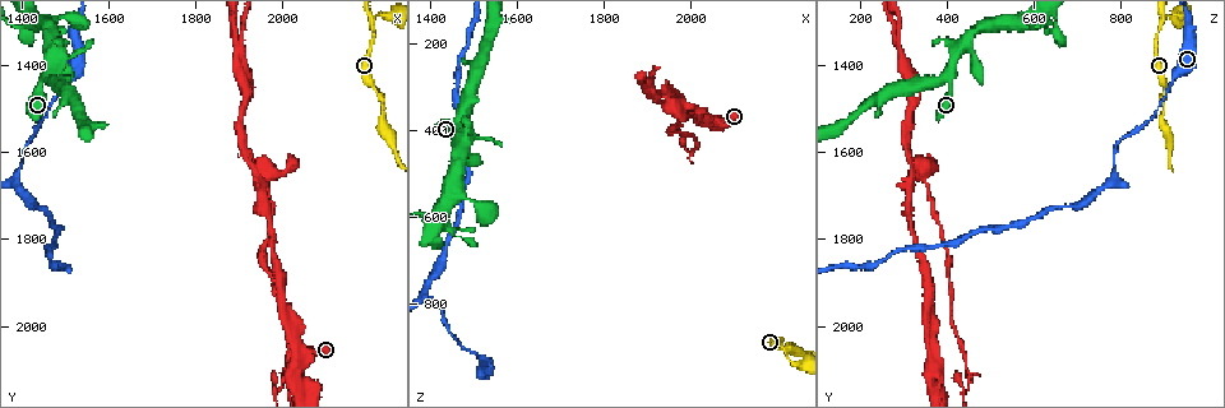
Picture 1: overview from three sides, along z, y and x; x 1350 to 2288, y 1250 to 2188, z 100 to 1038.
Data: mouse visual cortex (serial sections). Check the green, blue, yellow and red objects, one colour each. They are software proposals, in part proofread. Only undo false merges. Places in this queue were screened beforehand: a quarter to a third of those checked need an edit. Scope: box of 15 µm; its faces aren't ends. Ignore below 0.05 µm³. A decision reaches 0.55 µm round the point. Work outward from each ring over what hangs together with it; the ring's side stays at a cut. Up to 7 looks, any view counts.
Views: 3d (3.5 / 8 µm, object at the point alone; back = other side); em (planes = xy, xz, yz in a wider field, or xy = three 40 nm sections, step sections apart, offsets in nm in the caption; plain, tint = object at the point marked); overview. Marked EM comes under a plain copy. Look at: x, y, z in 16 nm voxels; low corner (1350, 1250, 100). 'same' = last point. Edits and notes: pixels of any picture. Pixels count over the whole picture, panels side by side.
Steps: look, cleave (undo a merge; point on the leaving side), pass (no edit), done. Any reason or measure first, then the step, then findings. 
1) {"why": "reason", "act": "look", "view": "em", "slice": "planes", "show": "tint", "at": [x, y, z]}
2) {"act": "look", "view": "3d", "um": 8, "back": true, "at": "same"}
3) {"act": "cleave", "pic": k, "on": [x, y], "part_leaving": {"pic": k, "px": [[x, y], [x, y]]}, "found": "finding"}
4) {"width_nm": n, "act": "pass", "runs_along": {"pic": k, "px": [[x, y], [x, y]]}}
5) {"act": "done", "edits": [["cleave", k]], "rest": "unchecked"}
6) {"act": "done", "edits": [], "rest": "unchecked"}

{"why": "narrows sharply", "act": "look", "view": "3d", "um": 8, "at": [2015, 1980, 360]}

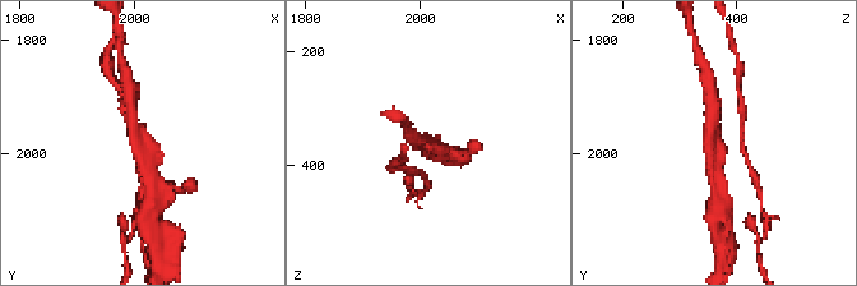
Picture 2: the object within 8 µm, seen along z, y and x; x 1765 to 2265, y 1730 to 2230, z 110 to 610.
{"arm_widths_nm": [250, 300], "why": "need the tissue", "act": "look", "view": "em", "slice": "xy", "step": 1, "show": "tint", "at": [2010, 1975, 370]}

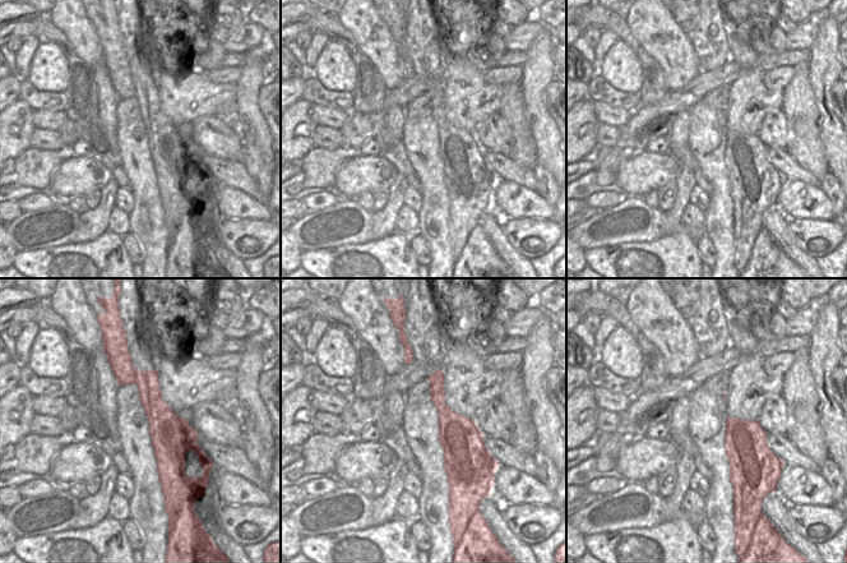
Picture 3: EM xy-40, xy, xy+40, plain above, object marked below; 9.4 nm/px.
{"act": "pass", "runs_along": {"pic": 3, "px": [[117, 370], [149, 392], [163, 420], [161, 471]]}, "found": "one cell here"}

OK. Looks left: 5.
{"why": "two arms at a narrow angle", "act": "look", "view": "3d", "um": 8, "back": true, "at": [1940, 1660, 315]}

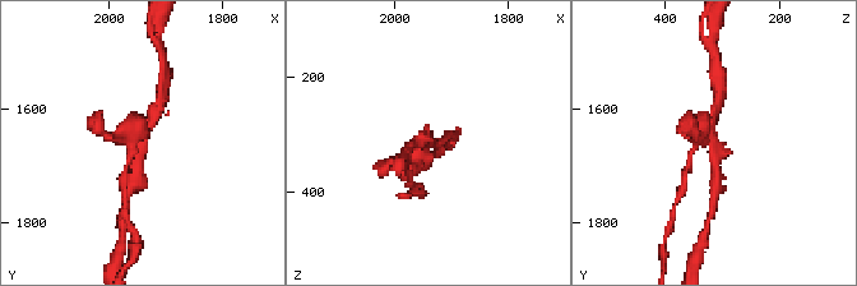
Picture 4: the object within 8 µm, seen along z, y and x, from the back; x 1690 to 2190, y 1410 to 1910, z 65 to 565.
{"act": "look", "view": "em", "slice": "xy", "step": 3, "show": "tint", "at": [1945, 1660, 320]}

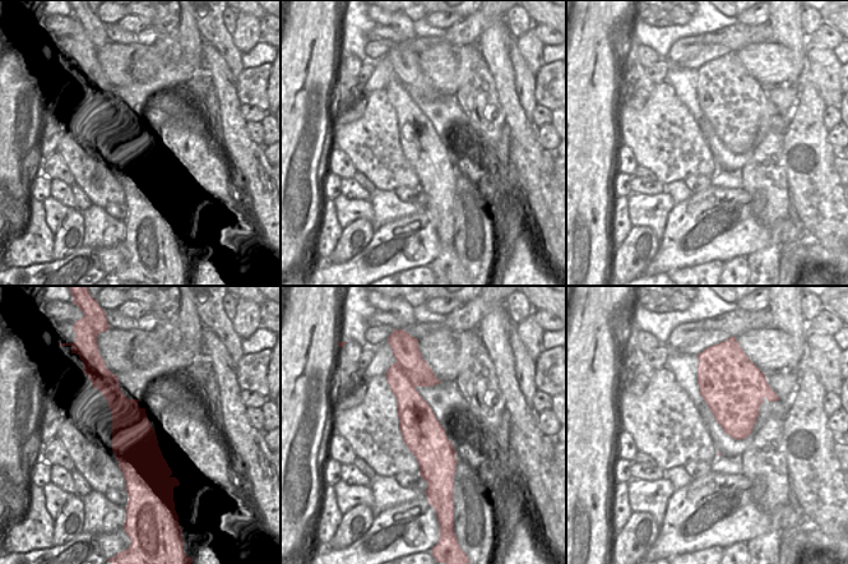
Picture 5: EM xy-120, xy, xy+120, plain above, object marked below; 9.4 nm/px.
{"width_nm": 380, "act": "cleave", "pic": 4, "on": [703, 127], "part_leaving": {"pic": 4, "px": [[707, 141], [696, 142], [682, 178]]}, "found": "a second cell is stuck on"}

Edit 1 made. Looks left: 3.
{"why": "arms run side by side", "act": "look", "view": "3d", "um": 3.5, "at": [1900, 1360, 295]}

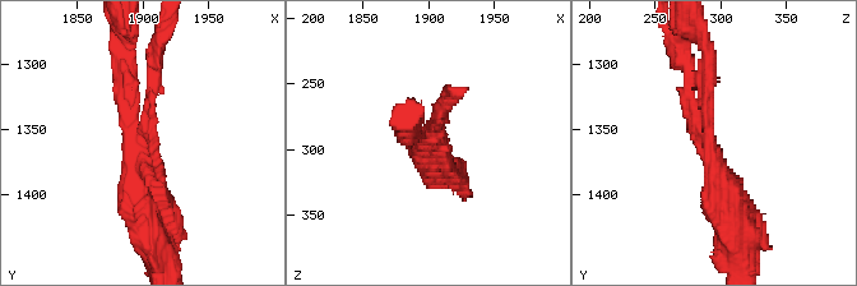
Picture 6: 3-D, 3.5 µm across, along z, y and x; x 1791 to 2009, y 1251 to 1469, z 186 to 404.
{"arms": 3, "arm_widths_nm": [150, 200, 400], "act": "look", "view": "em", "slice": "xy", "step": 5, "show": "tint", "at": [1898, 1364, 292]}

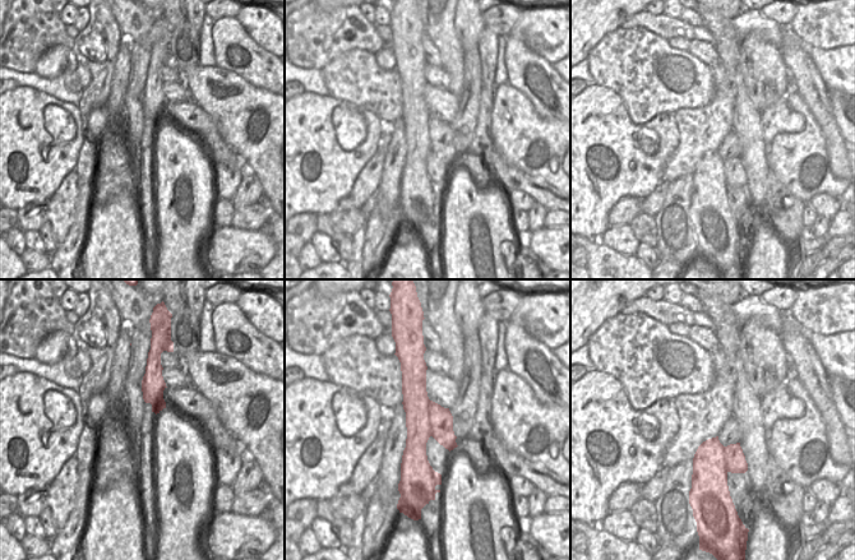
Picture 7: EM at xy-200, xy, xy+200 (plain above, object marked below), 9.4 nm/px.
{"why": "cut it another way", "act": "look", "view": "em", "slice": "xy", "step": 2, "show": "tint", "at": "same"}

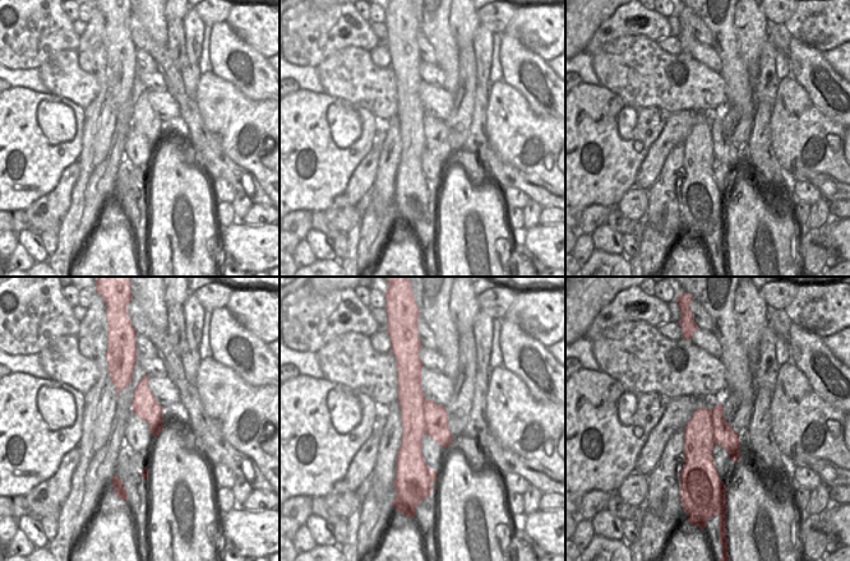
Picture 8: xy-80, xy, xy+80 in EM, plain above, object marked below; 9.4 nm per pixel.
{"act": "cleave", "pic": 6, "on": [679, 65], "part_leaving": {"pic": 6, "px": [[703, 134], [673, 36]]}, "found": "a second cell is stuck on"}

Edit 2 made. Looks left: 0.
{"act": "done", "edits": [["cleave", 4], ["cleave", 6]], "rest": "unchecked"}

